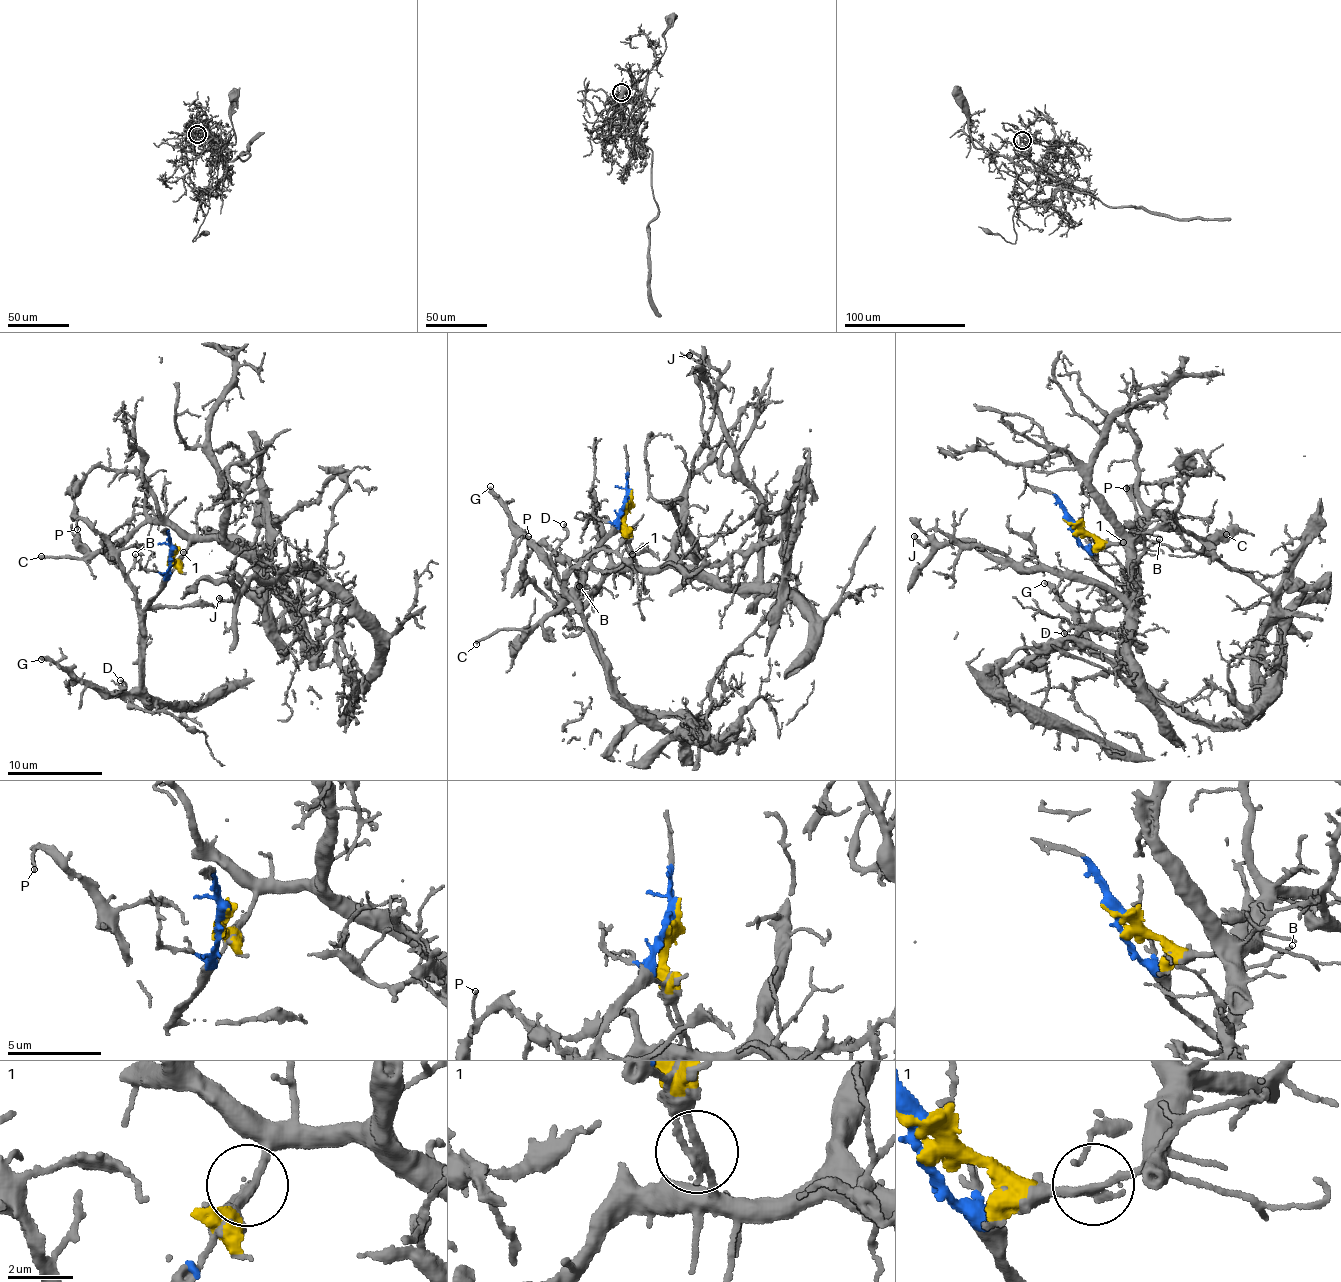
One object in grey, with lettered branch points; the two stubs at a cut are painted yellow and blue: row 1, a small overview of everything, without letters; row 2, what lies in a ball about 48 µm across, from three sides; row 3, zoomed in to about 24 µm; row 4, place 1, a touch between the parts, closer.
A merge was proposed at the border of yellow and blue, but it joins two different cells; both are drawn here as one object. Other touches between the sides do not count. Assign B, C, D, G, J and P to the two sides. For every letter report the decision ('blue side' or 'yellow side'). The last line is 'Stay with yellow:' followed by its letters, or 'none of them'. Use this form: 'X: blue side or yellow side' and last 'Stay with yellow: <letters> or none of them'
B: blue side
C: yellow side
D: blue side
G: blue side
J: yellow side
P: blue side
Stay with yellow: C, J

